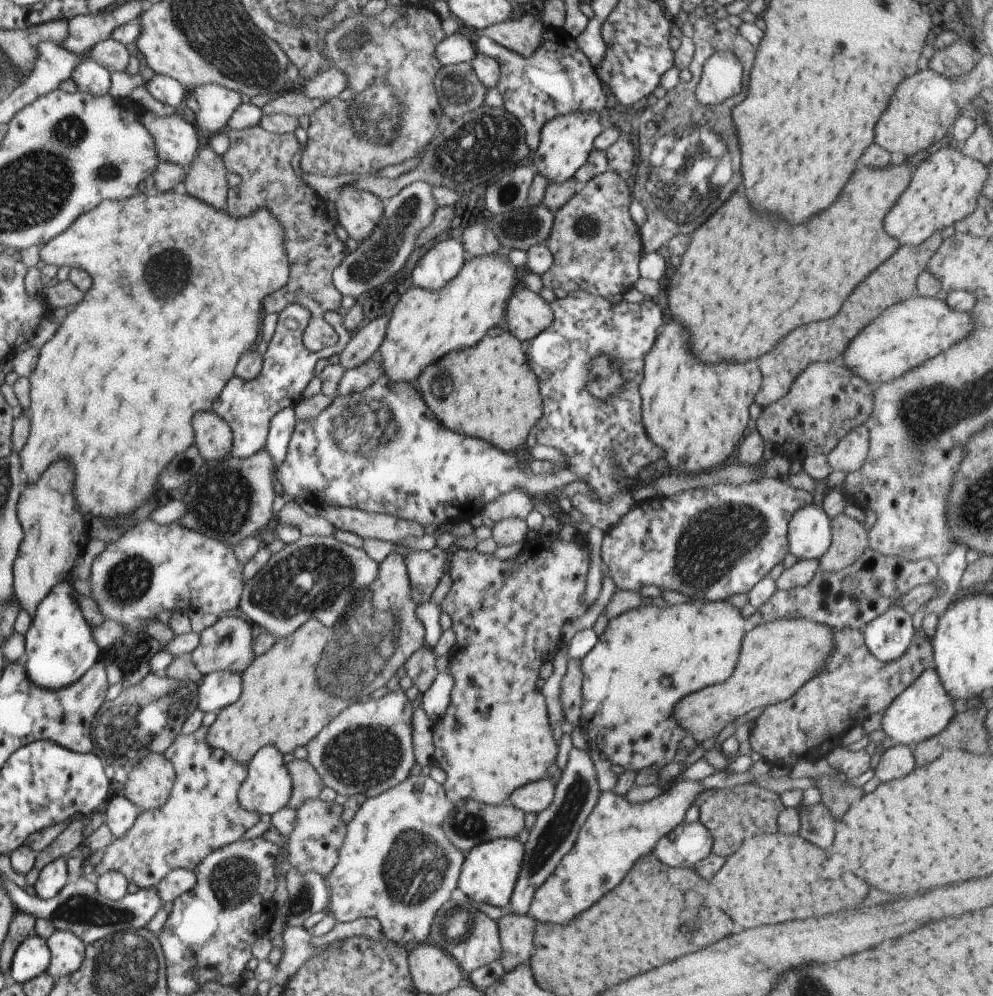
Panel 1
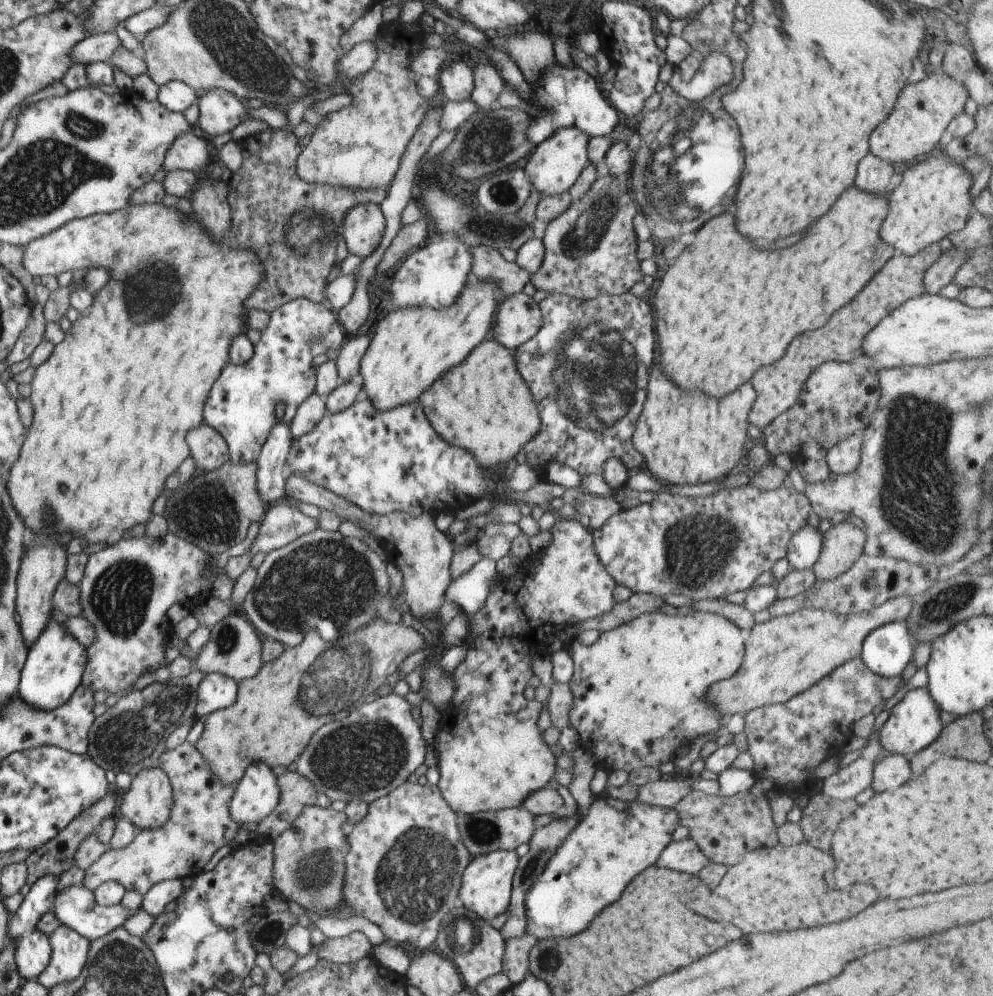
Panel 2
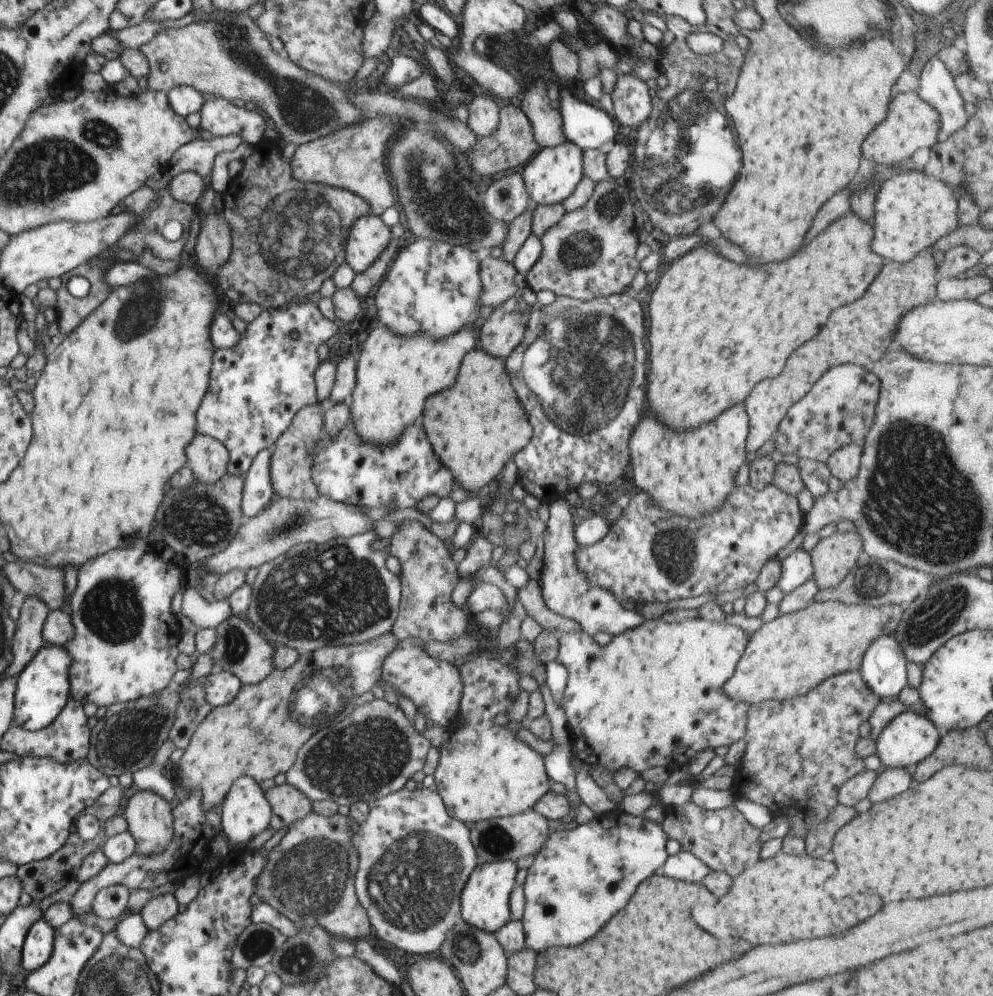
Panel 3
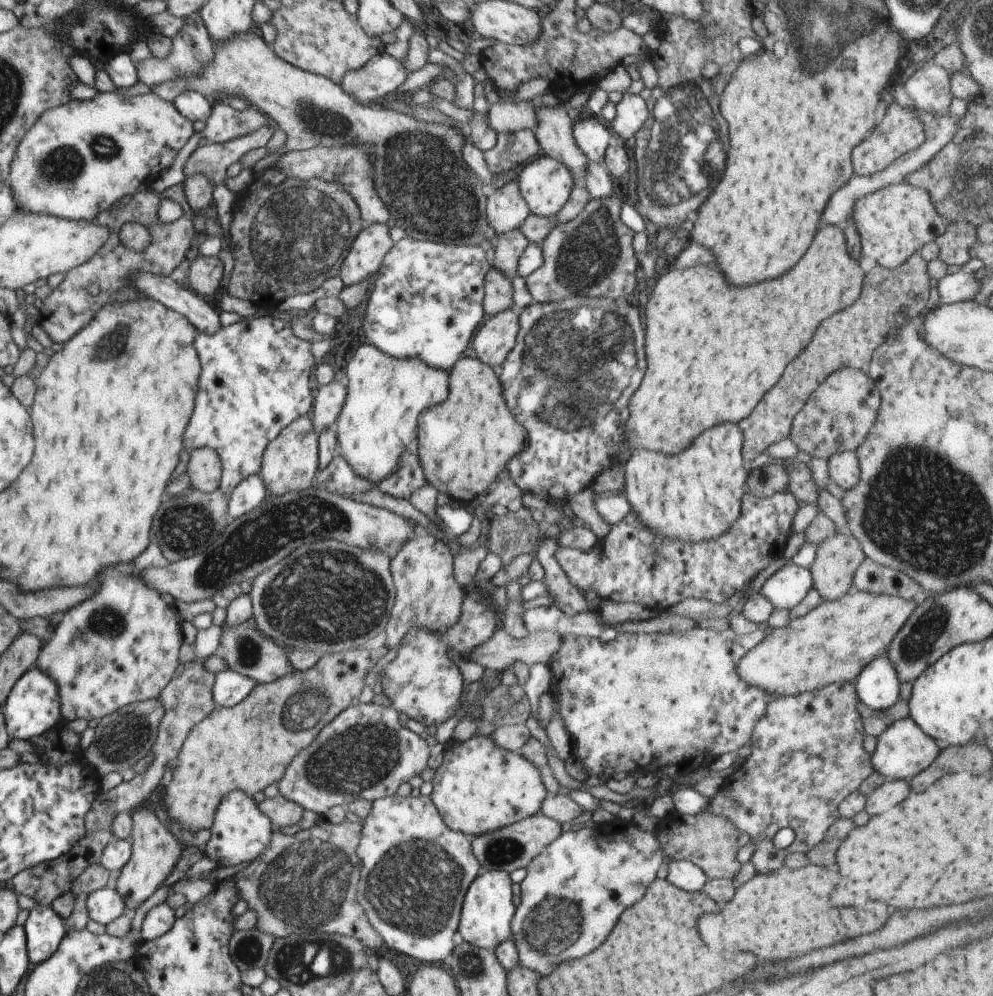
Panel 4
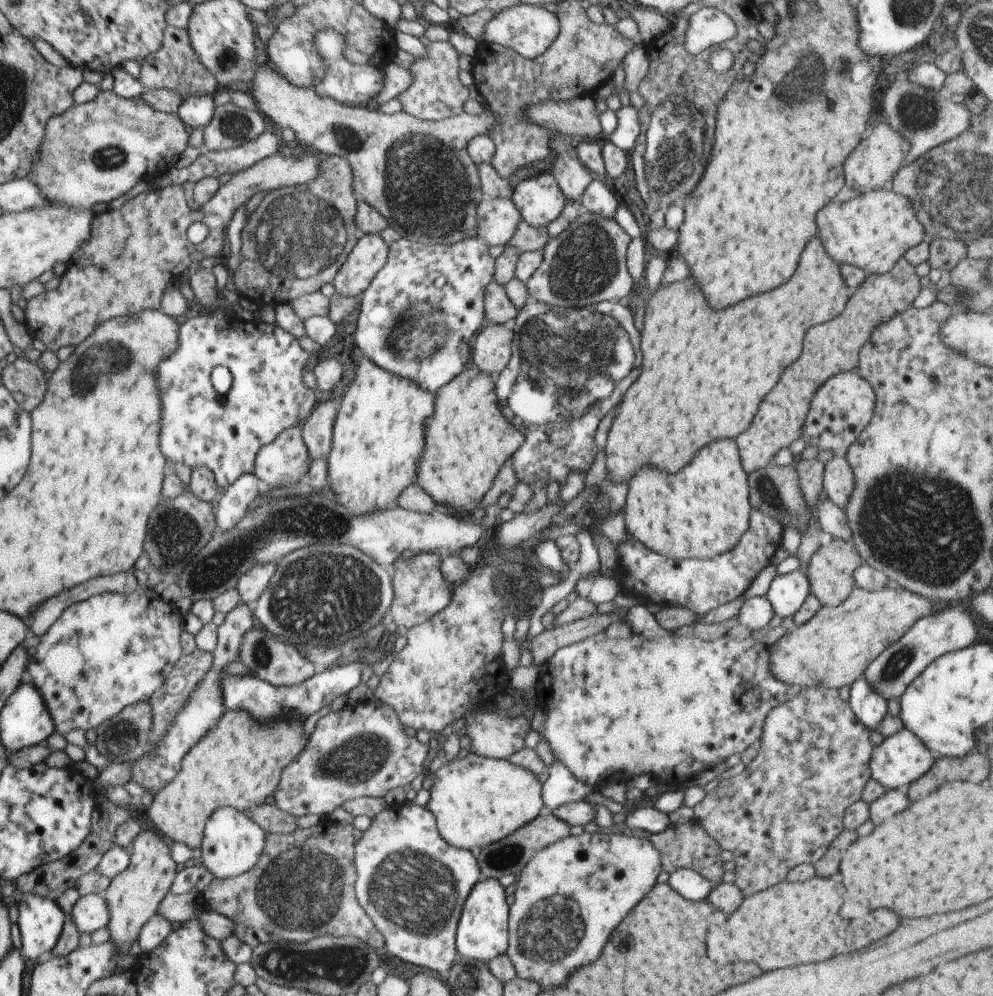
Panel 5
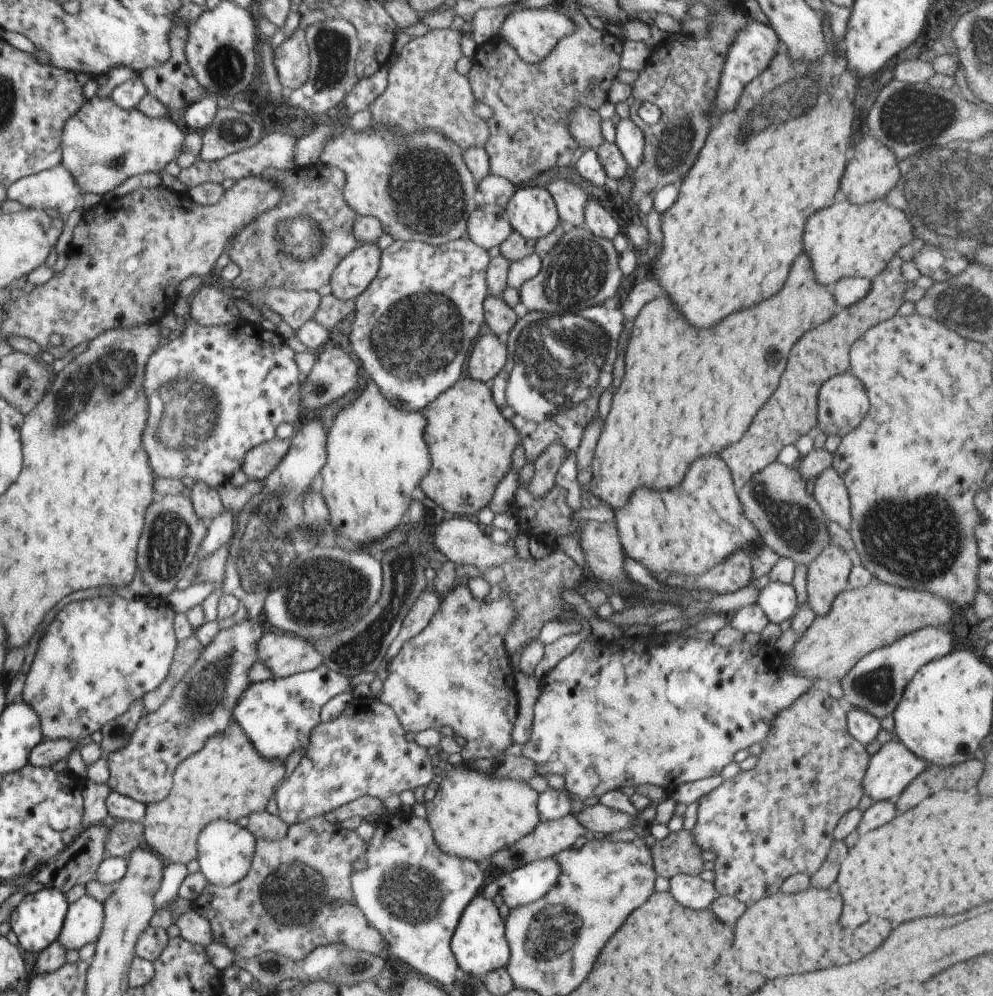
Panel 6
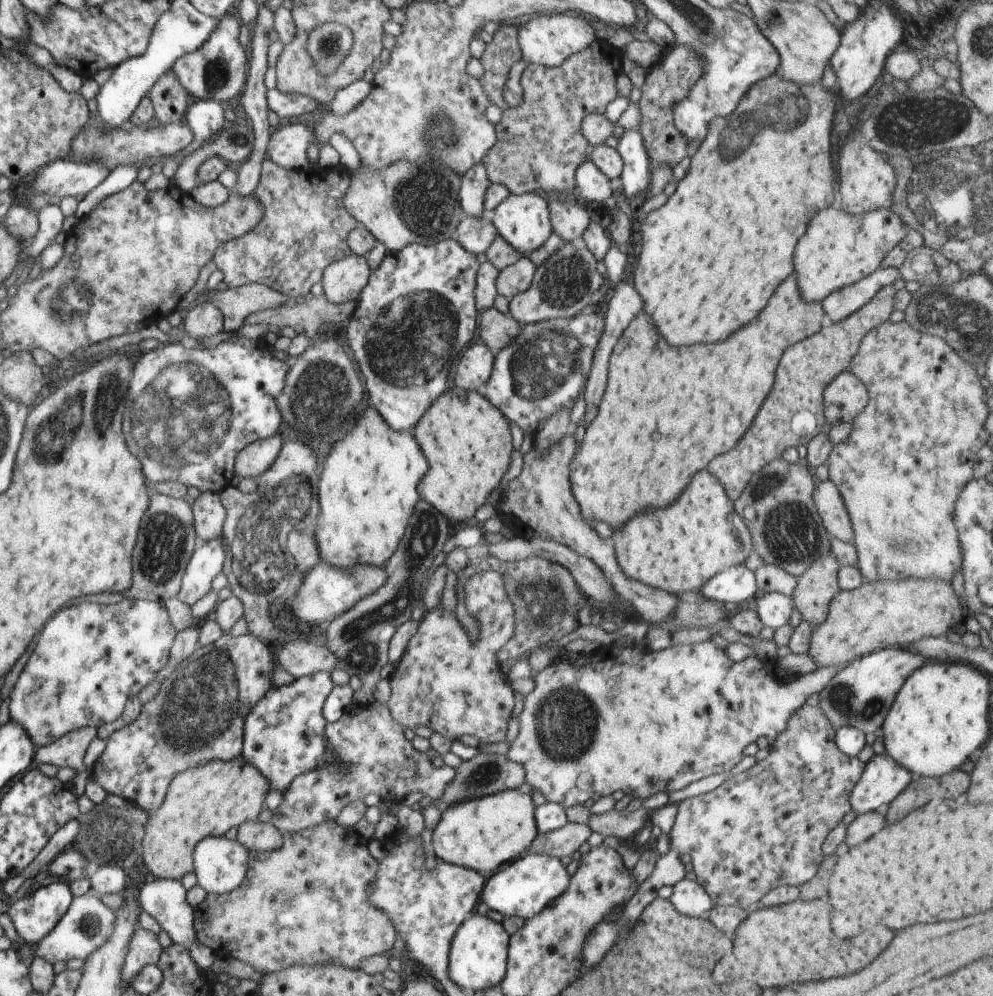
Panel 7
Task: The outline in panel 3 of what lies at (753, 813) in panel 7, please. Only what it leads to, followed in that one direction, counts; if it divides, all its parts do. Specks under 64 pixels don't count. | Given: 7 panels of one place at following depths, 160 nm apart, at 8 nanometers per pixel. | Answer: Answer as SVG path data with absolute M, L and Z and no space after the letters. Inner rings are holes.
M855 670L841 672L838 673L838 676L832 676L830 680L824 680L822 684L818 684L818 686L816 686L812 692L808 692L806 696L786 699L785 701L768 699L767 701L762 701L761 703L750 706L749 711L747 712L745 735L743 736L743 739L746 741L746 750L744 750L744 754L741 757L739 764L736 766L737 772L734 776L736 782L733 782L732 789L736 788L738 790L738 794L741 796L747 796L758 800L760 804L769 809L773 818L778 817L778 815L787 816L790 824L792 825L791 831L787 834L788 837L792 835L793 837L805 838L809 828L822 820L826 820L830 810L833 810L833 808L838 804L838 789L842 786L842 784L844 784L850 777L866 770L863 764L864 758L861 759L860 757L856 757L854 746L856 746L856 742L858 742L861 737L859 732L860 725L864 721L869 720L869 716L872 714L872 711L881 701L881 698L868 688L865 680L861 677L861 672L859 670Z

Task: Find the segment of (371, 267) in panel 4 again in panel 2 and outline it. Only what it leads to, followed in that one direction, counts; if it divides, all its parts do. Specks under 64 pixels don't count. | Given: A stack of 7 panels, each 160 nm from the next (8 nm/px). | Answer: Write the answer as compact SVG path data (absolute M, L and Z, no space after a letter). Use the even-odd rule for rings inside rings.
M364 203L353 206L340 225L350 253L369 257L385 235L385 216L381 206Z

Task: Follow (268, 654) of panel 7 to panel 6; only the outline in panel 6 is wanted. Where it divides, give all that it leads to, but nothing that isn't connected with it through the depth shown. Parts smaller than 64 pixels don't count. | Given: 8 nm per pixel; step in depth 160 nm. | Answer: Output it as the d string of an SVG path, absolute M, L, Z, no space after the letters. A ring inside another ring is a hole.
M247 618L220 630L214 640L203 647L198 660L166 702L156 712L146 713L140 719L124 748L107 755L110 770L107 782L112 791L145 805L168 796L179 764L201 751L210 737L221 735L234 722L233 708L251 683L249 670L257 661L257 642L263 634L263 622Z

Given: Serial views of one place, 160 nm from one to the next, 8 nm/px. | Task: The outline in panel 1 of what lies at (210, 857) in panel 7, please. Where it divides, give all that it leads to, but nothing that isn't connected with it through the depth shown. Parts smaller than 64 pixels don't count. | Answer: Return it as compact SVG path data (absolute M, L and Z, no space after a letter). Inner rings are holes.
M263 746L247 764L248 774L238 791L238 800L243 809L261 816L272 816L287 806L293 791L293 780L284 762L284 755L274 746Z

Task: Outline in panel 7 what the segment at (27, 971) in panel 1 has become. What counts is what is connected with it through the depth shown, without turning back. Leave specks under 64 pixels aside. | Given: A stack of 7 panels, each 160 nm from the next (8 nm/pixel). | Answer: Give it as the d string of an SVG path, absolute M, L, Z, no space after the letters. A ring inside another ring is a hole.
M52 883L35 889L33 894L16 897L4 914L14 924L19 944L38 944L64 916L73 901L69 885Z

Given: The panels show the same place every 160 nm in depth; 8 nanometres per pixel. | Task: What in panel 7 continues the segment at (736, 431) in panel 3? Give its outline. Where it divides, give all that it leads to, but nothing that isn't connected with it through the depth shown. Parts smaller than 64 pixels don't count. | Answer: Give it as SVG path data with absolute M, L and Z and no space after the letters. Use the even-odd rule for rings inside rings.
M702 470L674 504L656 510L650 508L614 532L610 540L614 540L619 567L631 579L675 596L698 590L721 570L744 564L754 552L750 531L736 512L720 480Z

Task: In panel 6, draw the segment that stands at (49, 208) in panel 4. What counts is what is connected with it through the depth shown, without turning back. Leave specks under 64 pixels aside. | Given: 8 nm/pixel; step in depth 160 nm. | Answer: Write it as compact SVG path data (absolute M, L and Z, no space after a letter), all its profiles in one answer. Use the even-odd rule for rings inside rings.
M96 94L84 102L76 114L66 119L61 130L61 164L69 170L82 194L94 192L98 196L108 197L130 177L144 173L164 173L166 164L176 161L182 152L185 135L169 116L149 117L137 108L126 110L110 97Z

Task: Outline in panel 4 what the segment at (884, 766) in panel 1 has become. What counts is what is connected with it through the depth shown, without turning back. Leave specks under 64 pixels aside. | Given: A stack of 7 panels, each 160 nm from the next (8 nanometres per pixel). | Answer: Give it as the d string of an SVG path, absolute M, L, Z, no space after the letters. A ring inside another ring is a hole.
M904 779L886 780L874 789L870 795L866 796L865 810L870 816L880 814L880 812L892 808L894 804L902 802L908 794L910 794L910 788L908 788L908 784L904 782Z

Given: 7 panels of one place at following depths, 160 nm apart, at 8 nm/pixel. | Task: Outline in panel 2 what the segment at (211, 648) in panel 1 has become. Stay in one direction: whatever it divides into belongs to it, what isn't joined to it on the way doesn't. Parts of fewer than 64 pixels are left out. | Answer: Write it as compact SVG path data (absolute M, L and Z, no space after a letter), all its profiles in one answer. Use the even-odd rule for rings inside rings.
M232 613L211 627L210 640L202 647L197 659L194 660L194 668L205 675L210 673L222 673L233 678L238 683L241 680L252 678L258 674L264 664L262 654L262 636L254 628L254 625L244 616Z

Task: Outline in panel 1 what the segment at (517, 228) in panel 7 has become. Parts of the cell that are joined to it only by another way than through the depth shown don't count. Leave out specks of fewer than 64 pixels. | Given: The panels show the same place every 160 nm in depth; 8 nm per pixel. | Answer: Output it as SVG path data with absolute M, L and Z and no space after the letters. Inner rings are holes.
M582 111L554 117L541 128L539 147L533 154L533 168L550 183L560 184L574 177L578 169L586 164L590 153L594 150L594 140L606 125L607 119L601 118L595 112Z

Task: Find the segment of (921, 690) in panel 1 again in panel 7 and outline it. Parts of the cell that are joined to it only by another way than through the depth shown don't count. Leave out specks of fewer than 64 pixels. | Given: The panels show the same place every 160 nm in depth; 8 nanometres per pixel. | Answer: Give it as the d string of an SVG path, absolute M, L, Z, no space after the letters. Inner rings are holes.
M886 753L874 755L863 770L851 794L851 806L858 815L883 810L915 776Z

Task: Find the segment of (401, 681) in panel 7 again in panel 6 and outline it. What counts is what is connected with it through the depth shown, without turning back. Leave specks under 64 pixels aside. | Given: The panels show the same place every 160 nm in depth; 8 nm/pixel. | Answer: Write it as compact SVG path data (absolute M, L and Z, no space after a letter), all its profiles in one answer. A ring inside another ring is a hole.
M460 580L459 583L456 584L456 586L442 600L438 610L434 613L430 622L420 631L420 634L417 634L414 638L404 642L400 652L398 652L398 655L390 662L387 662L386 666L388 668L388 676L383 682L382 692L380 692L376 698L394 710L402 728L406 732L412 731L418 733L422 732L422 730L426 730L427 728L435 728L439 730L444 728L444 726L452 728L452 730L454 730L454 737L461 736L467 742L467 745L461 752L461 756L464 760L490 758L501 755L504 753L506 748L513 744L512 729L519 708L519 699L516 692L515 670L510 661L510 654L505 649L505 636L508 627L511 625L514 613L515 611L513 610L513 606L504 606L503 604L498 604L498 602L495 601L486 602L482 599L474 598L465 581Z

